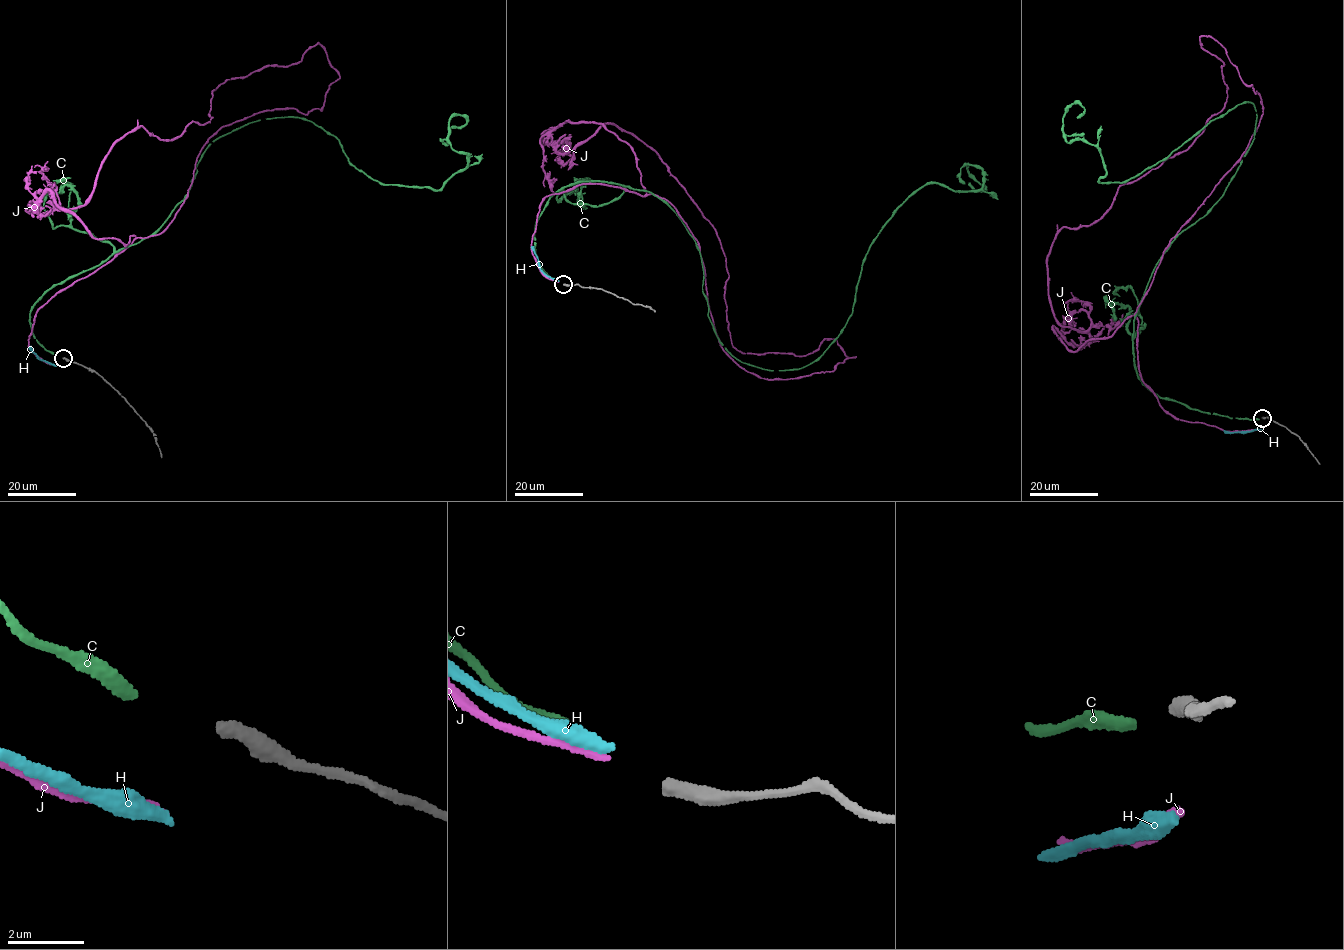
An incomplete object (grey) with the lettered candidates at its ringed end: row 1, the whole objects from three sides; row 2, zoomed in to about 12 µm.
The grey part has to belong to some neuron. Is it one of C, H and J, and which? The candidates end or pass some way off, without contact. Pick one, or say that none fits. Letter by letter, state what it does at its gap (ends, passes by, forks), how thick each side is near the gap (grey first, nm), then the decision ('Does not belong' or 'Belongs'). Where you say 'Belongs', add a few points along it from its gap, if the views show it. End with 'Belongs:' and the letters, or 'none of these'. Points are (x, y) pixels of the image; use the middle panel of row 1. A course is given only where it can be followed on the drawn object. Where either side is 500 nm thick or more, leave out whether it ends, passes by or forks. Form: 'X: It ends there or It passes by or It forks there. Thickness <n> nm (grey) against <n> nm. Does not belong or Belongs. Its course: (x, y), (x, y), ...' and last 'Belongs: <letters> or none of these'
C: It ends there. Thickness 360 nm (grey) against 300 nm. Belongs. Its course: (557, 280), (549, 198), (649, 191), (721, 343), (802, 368), (898, 208), (969, 182)
H: It ends there. Thickness 360 nm (grey) against 380 nm. Does not belong
J: It ends there. Thickness 360 nm (grey) against 240 nm. Does not belong
Belongs: C

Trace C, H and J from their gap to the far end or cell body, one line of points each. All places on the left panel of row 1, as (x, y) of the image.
C: (56, 355), (35, 303), (157, 230), (220, 137), (304, 119), (384, 184), (439, 189), (467, 165), (451, 128)
H: (59, 365), (40, 359), (31, 345)
J: (58, 364), (36, 313), (135, 237), (49, 191), (36, 209), (84, 205), (141, 126), (209, 122), (213, 90)

